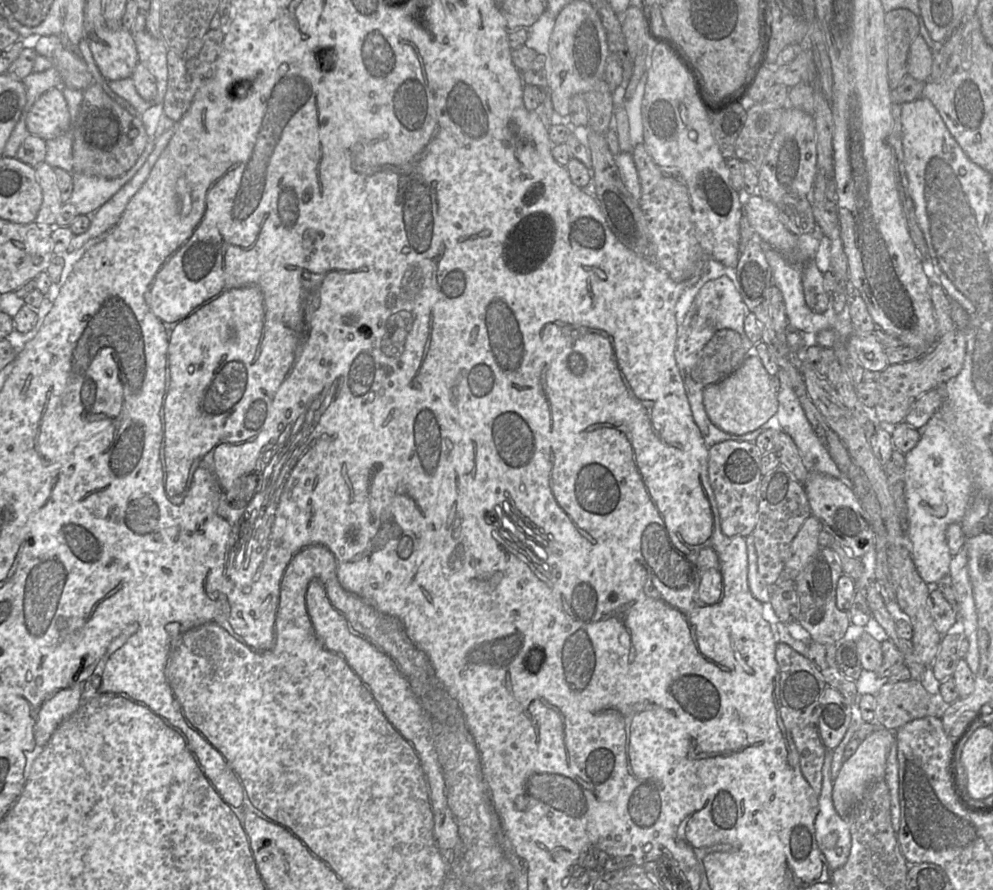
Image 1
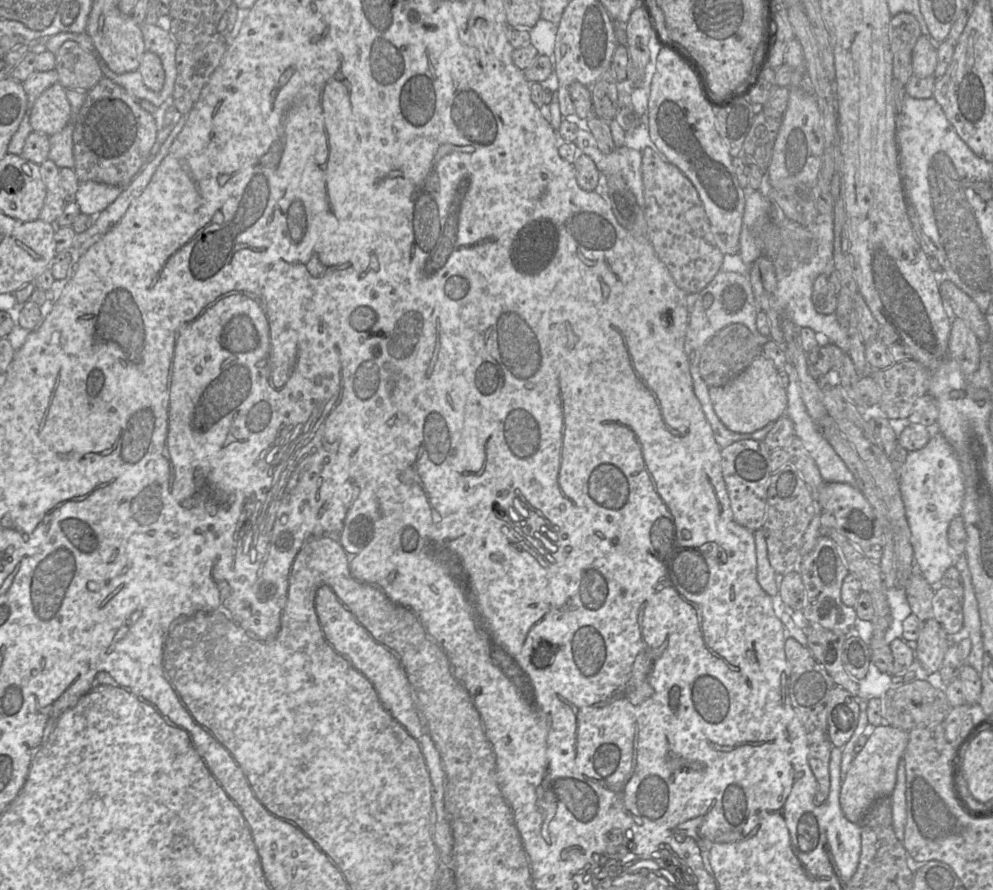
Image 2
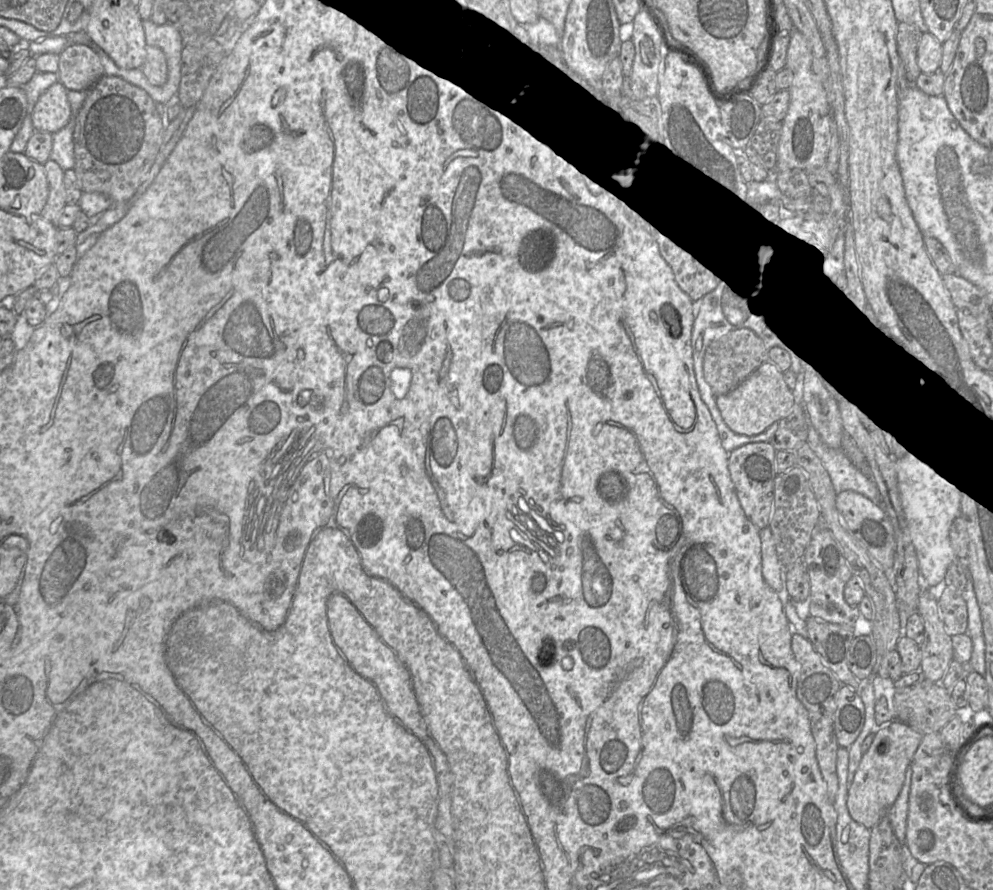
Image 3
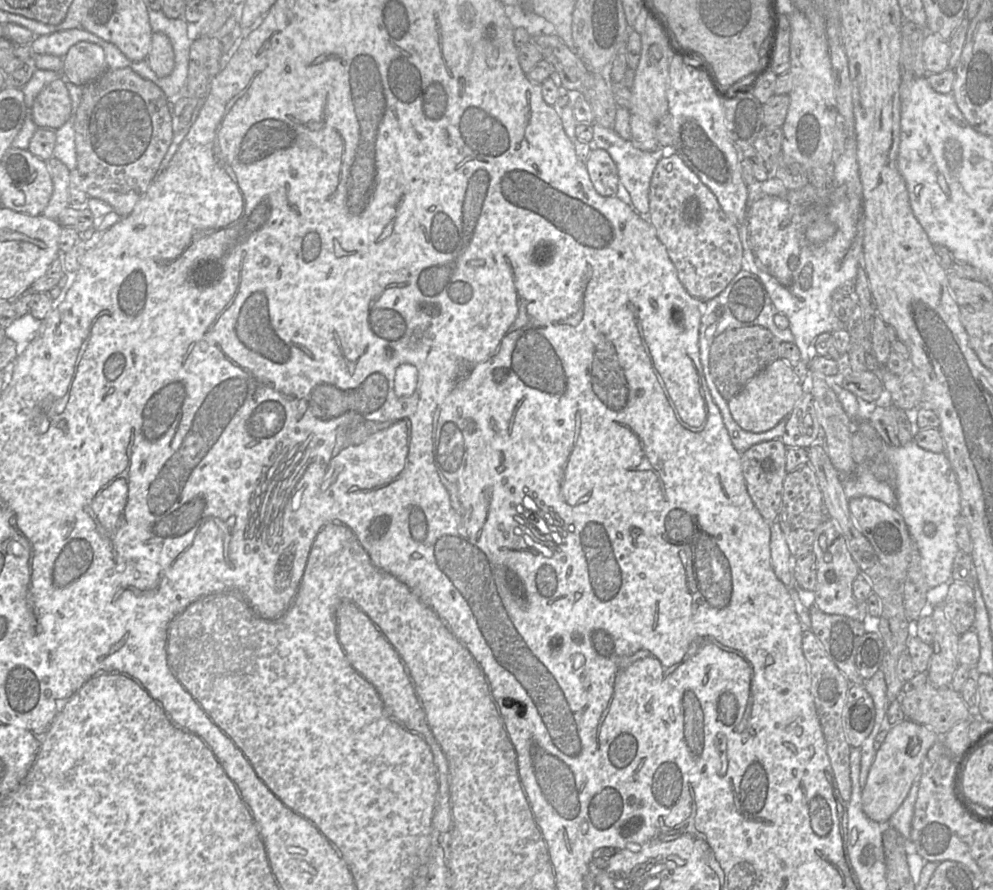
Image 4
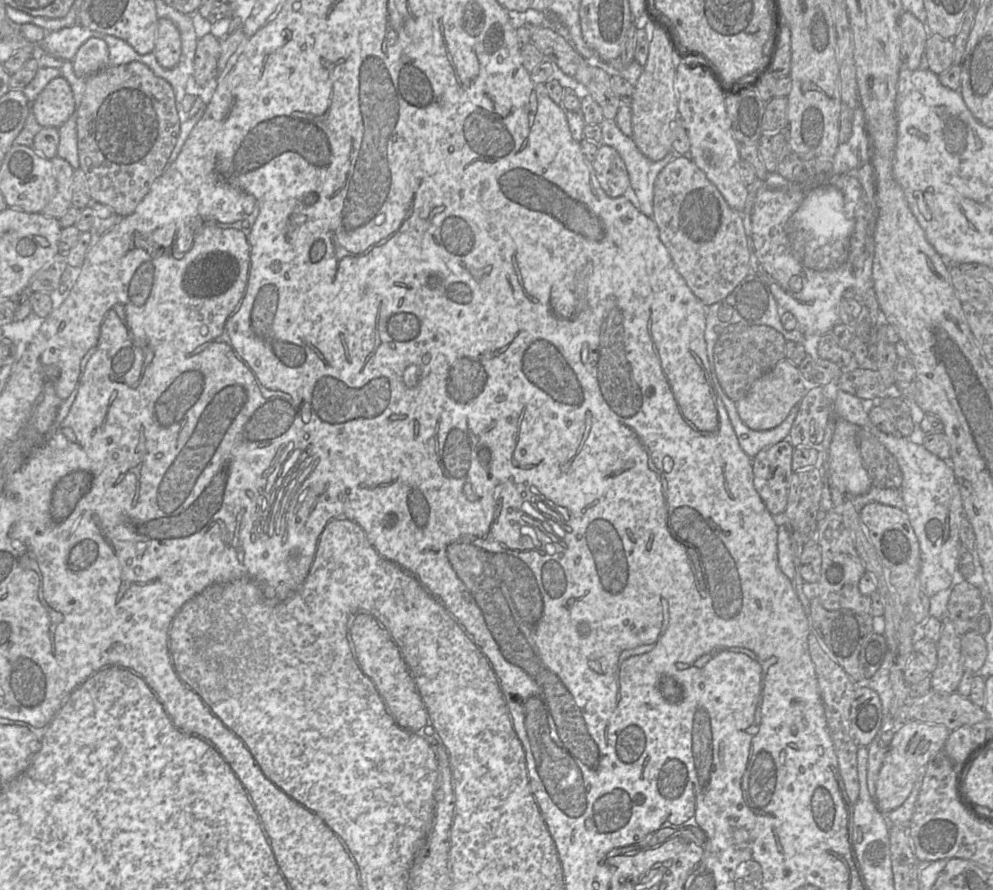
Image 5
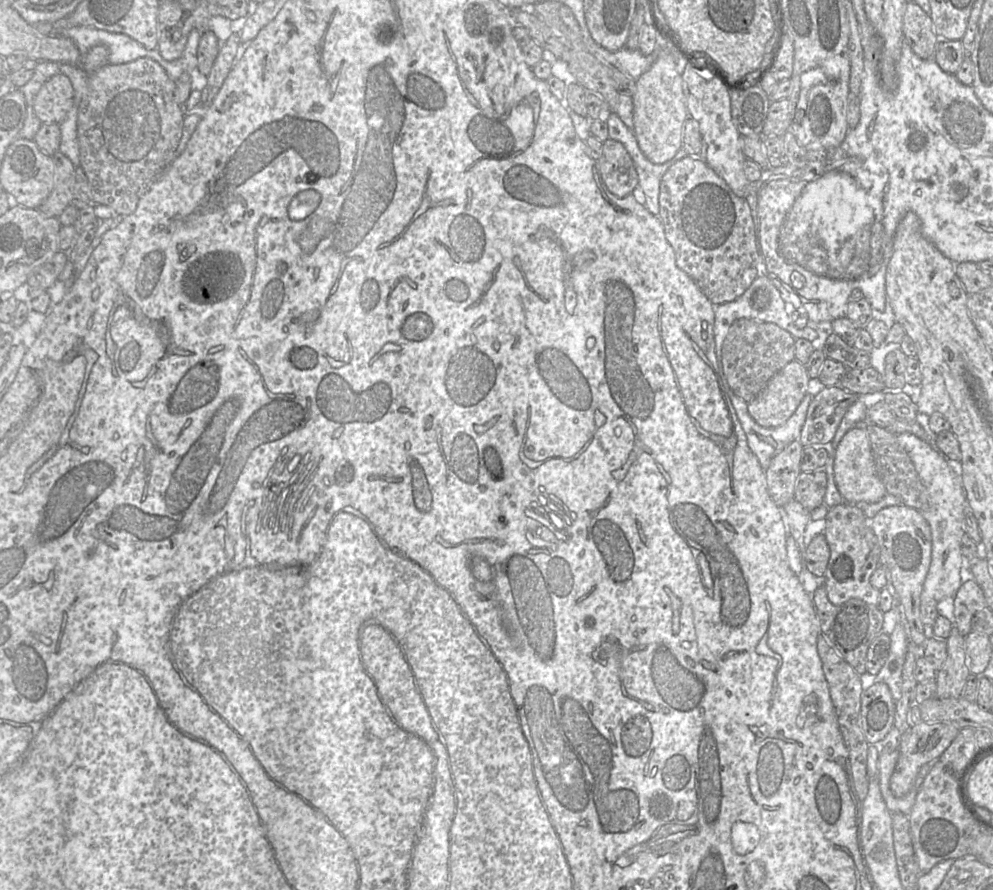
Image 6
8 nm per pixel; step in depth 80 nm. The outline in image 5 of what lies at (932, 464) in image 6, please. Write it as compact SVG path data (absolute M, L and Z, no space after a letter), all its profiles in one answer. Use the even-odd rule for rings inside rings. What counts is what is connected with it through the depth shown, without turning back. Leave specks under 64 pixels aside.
M872 427L870 433L896 458L902 471L903 481L900 494L904 502L904 510L917 536L920 549L919 580L928 597L951 586L958 564L960 546L959 531L964 518L964 508L960 489L951 464L929 452L923 445L913 443L909 437L887 435Z

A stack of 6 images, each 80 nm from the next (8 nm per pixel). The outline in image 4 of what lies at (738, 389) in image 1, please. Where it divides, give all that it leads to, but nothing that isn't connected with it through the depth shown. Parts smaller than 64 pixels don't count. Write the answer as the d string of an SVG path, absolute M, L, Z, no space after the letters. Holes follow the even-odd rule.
M776 359L728 400L728 407L732 418L743 430L763 433L775 427L783 417L789 416L803 394L801 381L793 368L785 360Z

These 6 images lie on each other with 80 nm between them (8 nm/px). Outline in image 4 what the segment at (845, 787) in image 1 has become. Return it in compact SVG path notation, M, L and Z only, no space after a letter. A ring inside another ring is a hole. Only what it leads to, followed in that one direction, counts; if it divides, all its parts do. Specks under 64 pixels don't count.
M905 719L890 726L869 769L861 791L861 805L865 815L877 823L887 823L901 806L911 788L920 765L933 744L942 738L927 726Z

